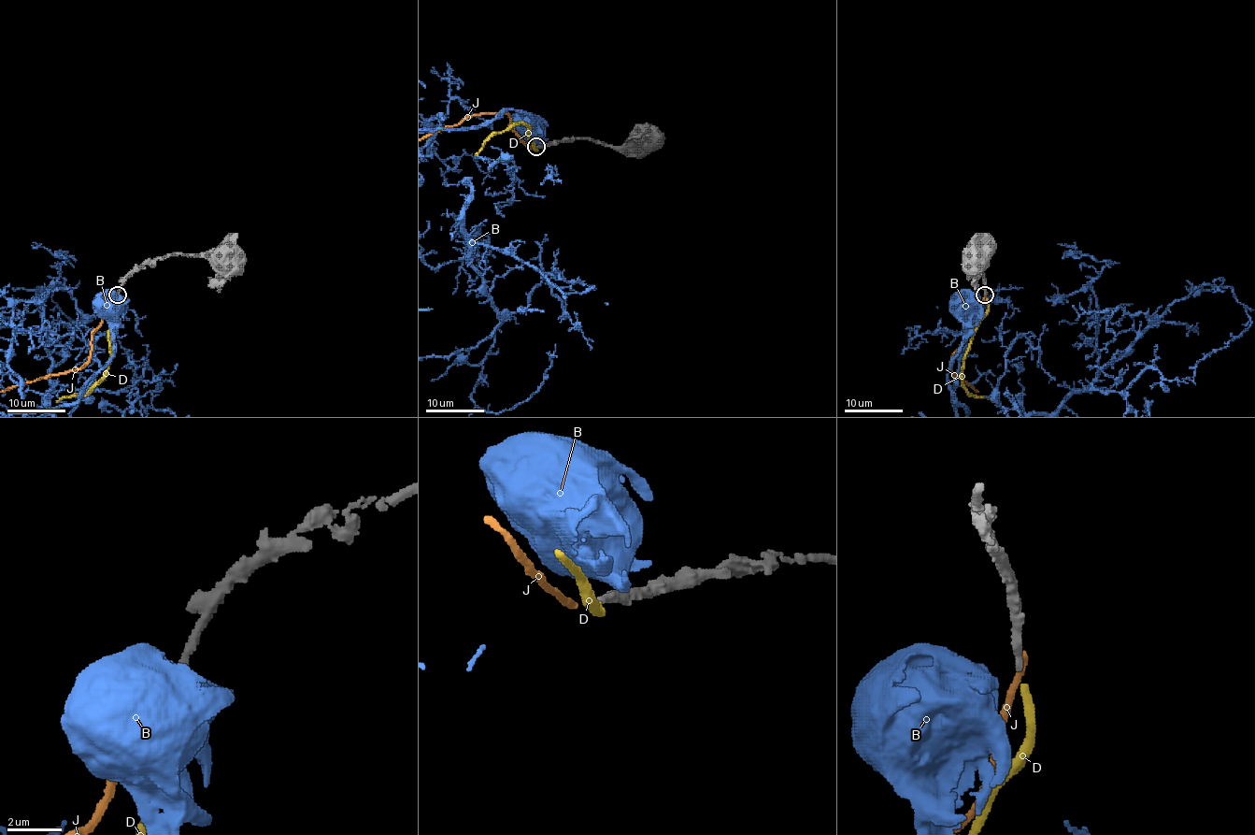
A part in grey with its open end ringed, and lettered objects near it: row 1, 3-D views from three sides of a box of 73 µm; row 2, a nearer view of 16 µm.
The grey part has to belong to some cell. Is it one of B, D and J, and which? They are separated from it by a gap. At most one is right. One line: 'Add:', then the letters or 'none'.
Add: D

